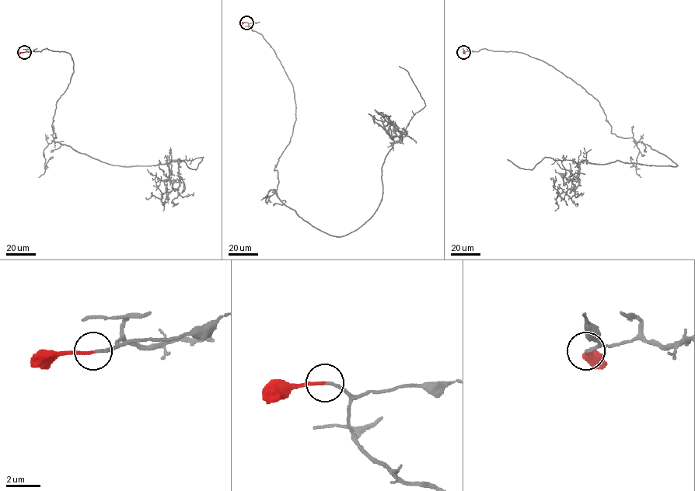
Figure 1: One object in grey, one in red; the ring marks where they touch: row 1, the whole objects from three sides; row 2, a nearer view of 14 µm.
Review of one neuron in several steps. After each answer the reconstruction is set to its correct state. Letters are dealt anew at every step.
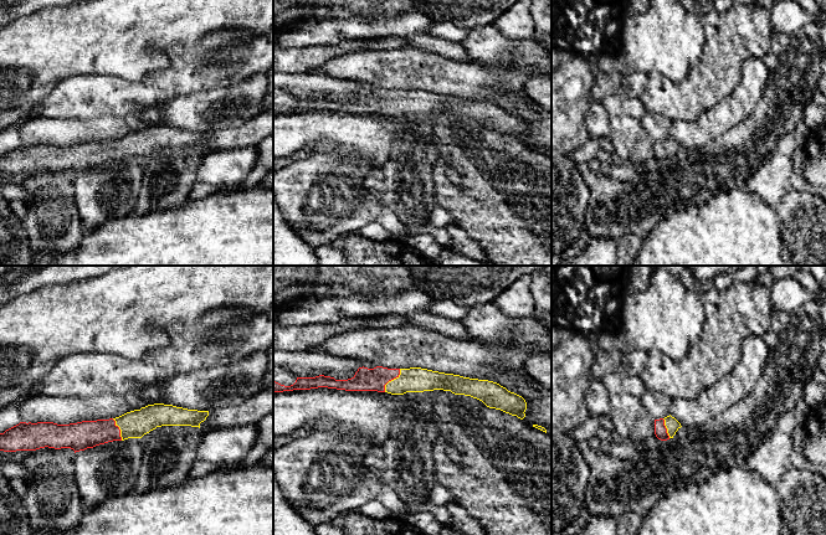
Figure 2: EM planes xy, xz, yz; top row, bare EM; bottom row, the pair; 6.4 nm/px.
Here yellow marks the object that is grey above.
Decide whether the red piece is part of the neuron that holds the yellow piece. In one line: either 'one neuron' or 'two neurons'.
one neuron

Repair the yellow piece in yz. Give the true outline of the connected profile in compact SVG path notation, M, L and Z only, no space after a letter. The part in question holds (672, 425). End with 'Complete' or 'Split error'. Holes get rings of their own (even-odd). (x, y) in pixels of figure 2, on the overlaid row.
M671 415L665 418L655 420L655 434L661 441L673 438L681 427L681 423Z. Split error

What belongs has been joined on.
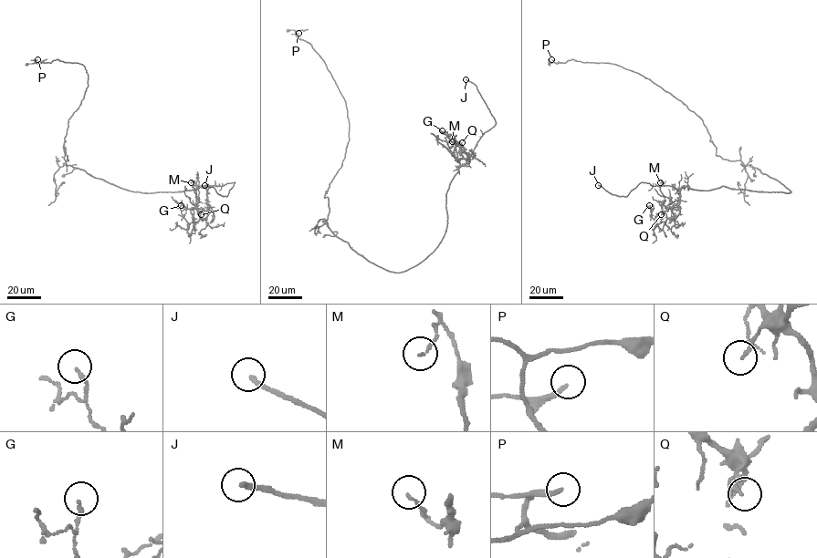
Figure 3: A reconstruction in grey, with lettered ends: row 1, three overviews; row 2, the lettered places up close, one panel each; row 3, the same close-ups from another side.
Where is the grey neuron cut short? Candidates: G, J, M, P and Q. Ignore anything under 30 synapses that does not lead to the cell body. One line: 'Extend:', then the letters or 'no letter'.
Extend: J, P

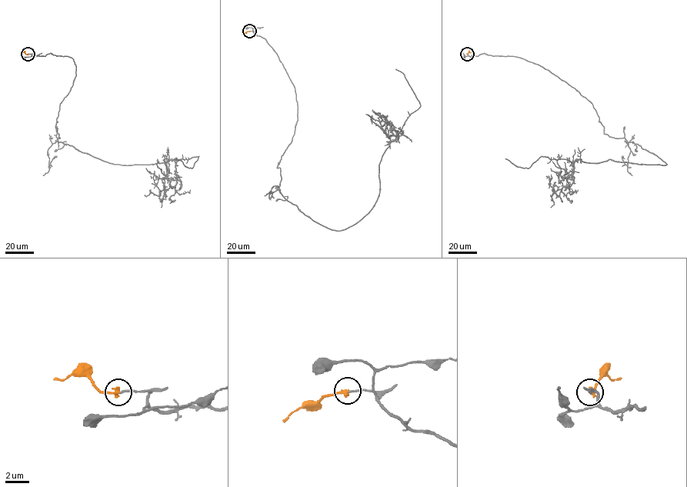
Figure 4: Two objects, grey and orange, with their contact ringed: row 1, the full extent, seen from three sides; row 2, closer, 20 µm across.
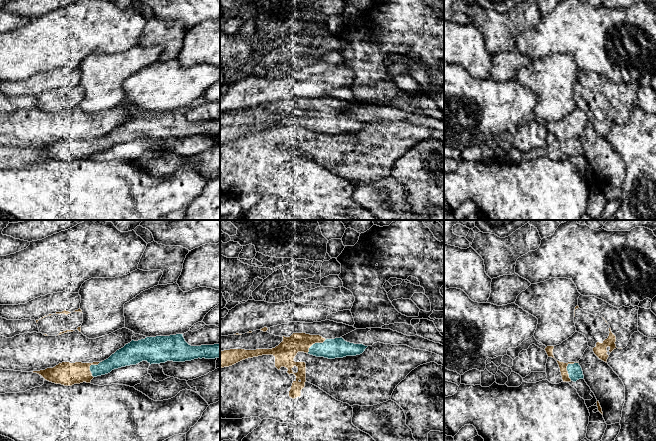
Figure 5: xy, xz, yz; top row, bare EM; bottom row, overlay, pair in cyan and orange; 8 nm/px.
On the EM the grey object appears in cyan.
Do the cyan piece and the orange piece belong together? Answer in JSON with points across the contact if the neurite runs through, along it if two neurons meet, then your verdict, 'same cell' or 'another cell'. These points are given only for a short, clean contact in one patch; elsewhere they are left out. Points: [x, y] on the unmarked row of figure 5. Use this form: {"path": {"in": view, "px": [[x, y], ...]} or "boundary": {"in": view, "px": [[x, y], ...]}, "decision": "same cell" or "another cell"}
{"path": {"in": "yz", "px": [[575, 148], [567, 146], [550, 130], [549, 125]]}, "decision": "same cell"}

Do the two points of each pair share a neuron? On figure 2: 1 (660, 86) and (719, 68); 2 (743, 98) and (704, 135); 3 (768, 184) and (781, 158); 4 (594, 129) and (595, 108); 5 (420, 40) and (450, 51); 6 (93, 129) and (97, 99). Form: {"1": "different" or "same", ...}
{"1": "same", "2": "same", "3": "same", "4": "same", "5": "same", "6": "different"}

